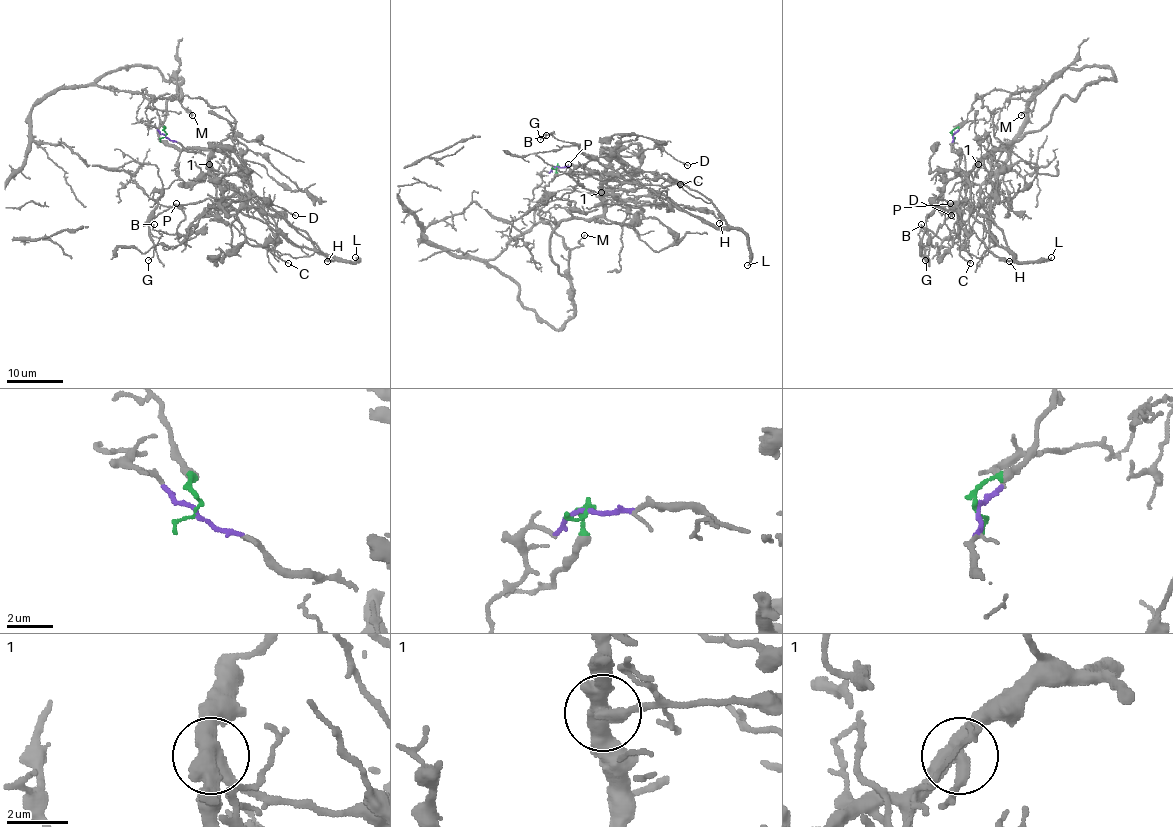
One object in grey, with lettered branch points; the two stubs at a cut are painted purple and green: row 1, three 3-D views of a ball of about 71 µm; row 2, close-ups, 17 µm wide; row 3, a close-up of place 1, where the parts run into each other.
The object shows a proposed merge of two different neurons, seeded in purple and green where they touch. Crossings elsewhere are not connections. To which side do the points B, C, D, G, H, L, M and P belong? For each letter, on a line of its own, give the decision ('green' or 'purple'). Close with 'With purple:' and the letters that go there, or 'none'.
B: purple
C: green
D: green
G: purple
H: purple
L: purple
M: green
P: purple
With purple: B, G, H, L, P

